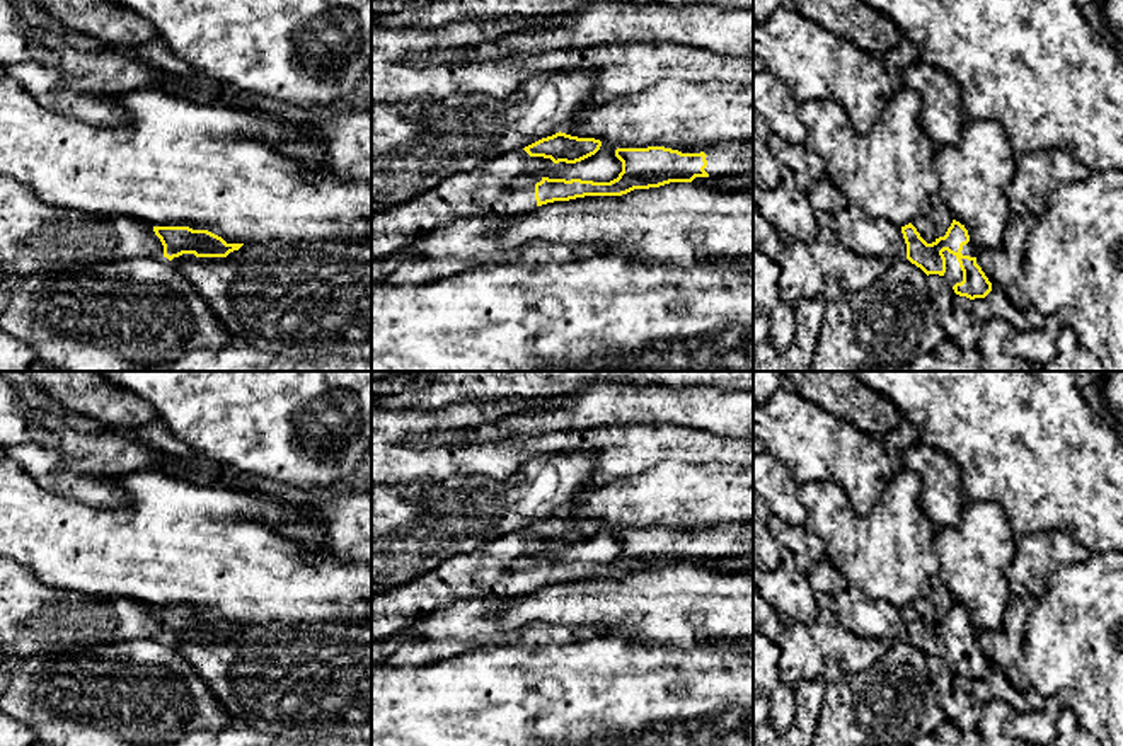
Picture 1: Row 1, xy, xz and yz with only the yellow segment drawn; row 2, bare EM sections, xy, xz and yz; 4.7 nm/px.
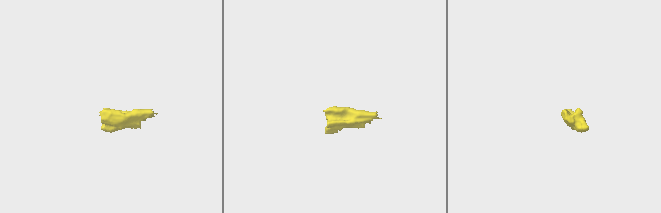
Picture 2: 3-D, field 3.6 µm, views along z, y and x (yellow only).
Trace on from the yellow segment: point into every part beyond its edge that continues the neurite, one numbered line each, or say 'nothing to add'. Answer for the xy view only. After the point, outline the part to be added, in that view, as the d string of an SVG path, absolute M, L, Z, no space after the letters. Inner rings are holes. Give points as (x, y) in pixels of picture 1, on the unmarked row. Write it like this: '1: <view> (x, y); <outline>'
nothing to add

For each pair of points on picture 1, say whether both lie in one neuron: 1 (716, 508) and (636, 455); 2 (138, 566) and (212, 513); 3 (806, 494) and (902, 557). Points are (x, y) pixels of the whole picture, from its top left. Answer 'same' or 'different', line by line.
1: different
2: same
3: same

